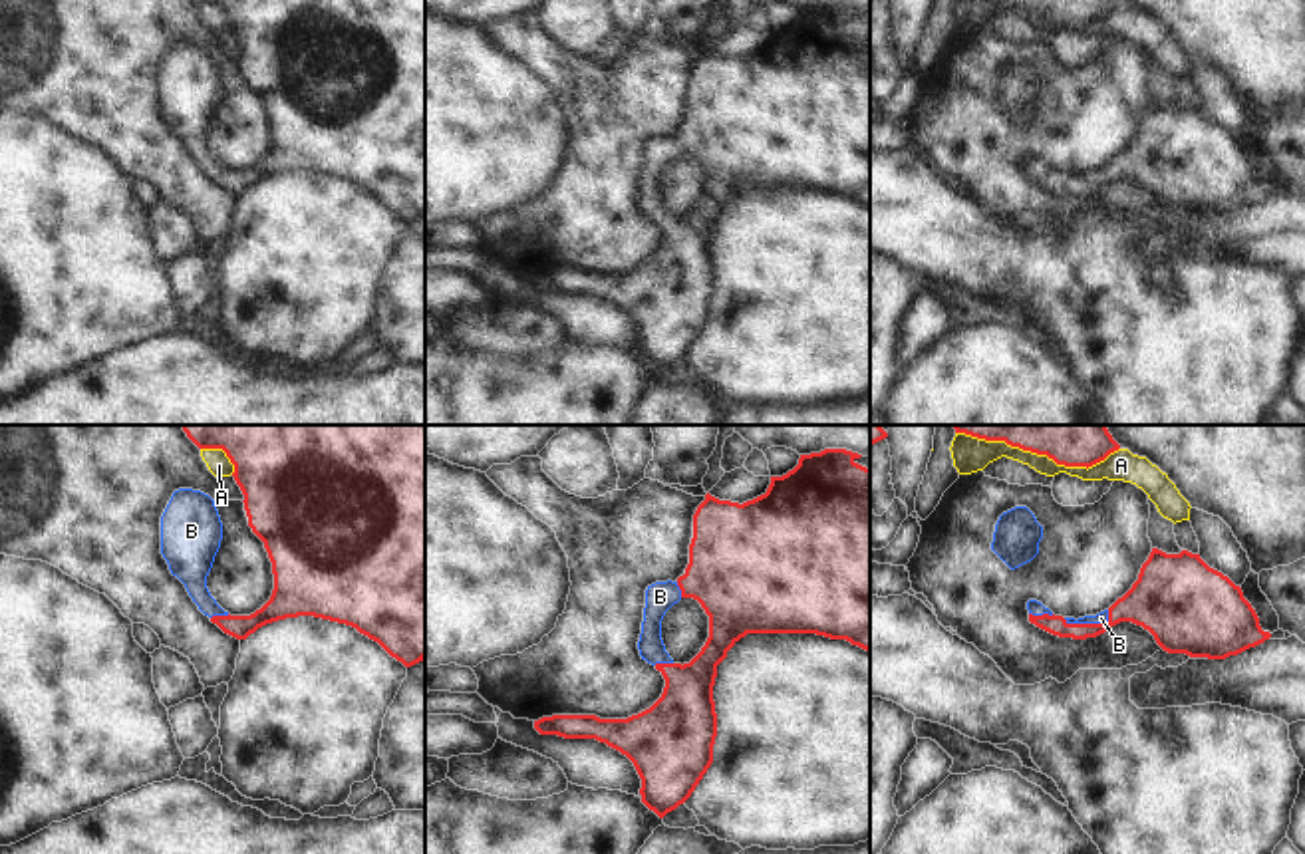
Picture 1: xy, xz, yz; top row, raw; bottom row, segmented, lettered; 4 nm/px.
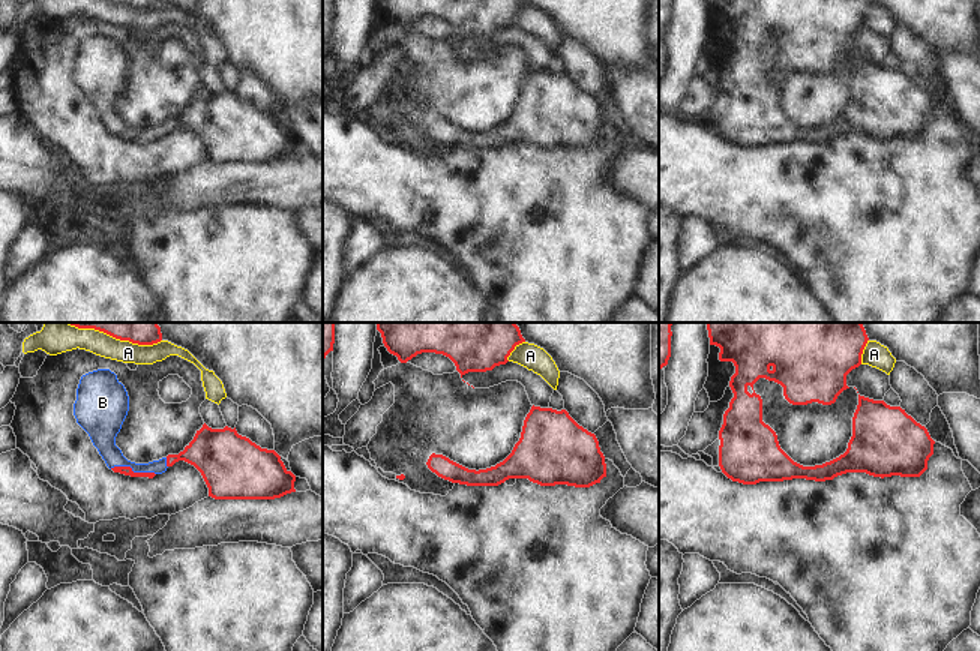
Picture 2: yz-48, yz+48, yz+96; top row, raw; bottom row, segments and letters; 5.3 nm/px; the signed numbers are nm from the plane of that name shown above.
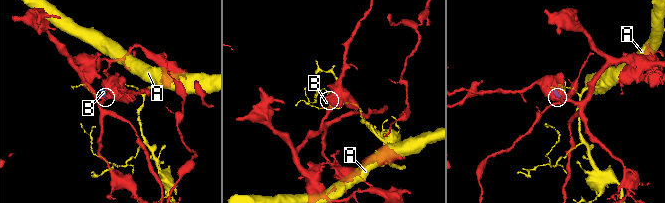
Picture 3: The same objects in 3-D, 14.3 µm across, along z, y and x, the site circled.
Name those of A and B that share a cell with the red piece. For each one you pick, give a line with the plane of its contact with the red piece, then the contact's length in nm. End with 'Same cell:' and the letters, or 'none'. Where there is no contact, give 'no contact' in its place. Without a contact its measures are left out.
B: yz | 190 nm
Same cell: B

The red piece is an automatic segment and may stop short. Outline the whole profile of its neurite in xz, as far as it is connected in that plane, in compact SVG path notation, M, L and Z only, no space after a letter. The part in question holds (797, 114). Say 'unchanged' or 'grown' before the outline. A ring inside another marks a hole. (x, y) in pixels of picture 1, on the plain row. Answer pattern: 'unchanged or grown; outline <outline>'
grown; outline M824 4L800 10L798 20L783 32L771 32L765 50L743 60L705 50L693 70L689 119L675 137L655 137L646 145L646 163L638 205L665 234L661 252L628 274L596 270L552 270L534 276L540 290L596 294L626 310L642 334L642 357L659 373L683 359L713 318L717 268L713 240L717 220L747 189L816 189L846 195L870 207L870 24L858 20L862 10L846 4ZM681 153L693 153L709 171L709 193L689 218L675 218L661 195L661 175Z

